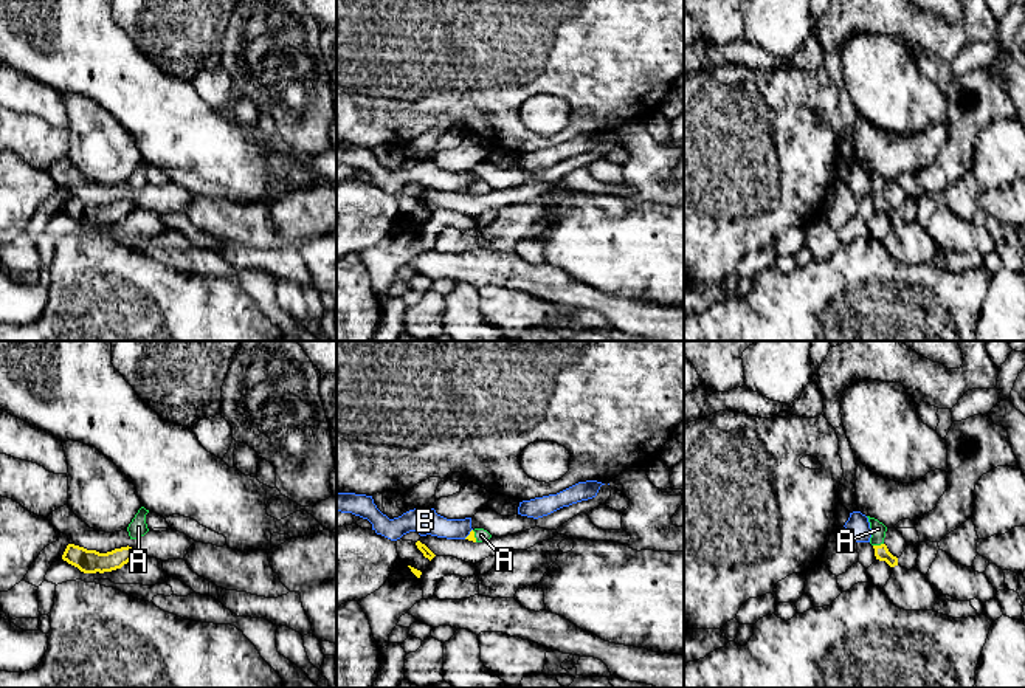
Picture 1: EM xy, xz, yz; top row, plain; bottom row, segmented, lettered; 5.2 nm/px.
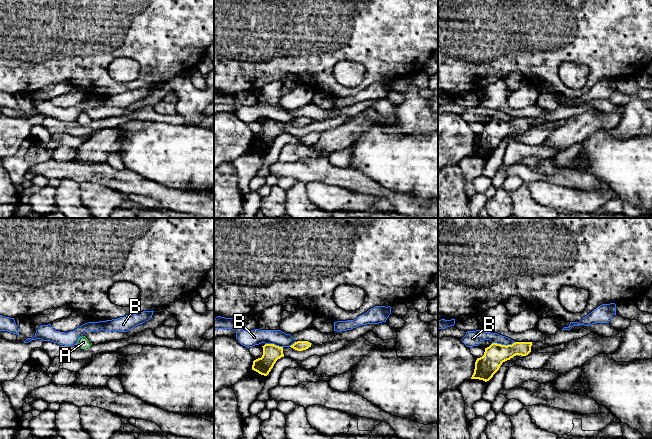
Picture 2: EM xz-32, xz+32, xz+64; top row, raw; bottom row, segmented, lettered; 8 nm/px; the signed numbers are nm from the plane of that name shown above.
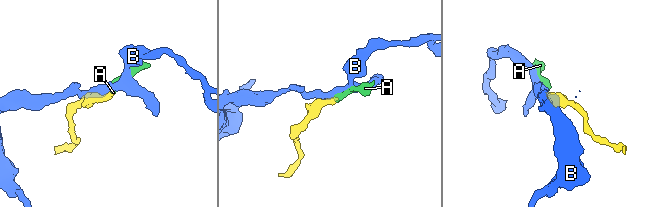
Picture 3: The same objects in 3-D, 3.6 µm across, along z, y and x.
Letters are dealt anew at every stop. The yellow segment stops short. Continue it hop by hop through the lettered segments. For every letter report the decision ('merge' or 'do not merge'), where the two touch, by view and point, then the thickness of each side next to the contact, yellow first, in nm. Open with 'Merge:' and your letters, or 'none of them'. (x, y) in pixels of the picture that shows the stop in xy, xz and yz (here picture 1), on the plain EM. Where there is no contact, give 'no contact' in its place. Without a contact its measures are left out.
Merge: A
A: merge | yz (878, 199) | 80/80 nm
B: do not merge | xz (470, 186) | 40/140 nm

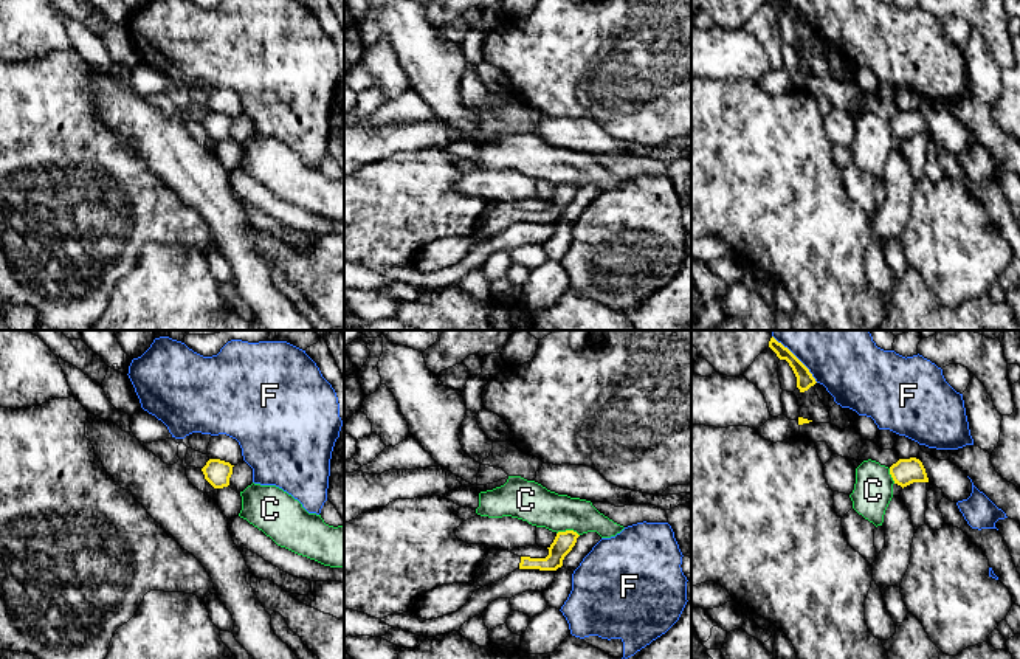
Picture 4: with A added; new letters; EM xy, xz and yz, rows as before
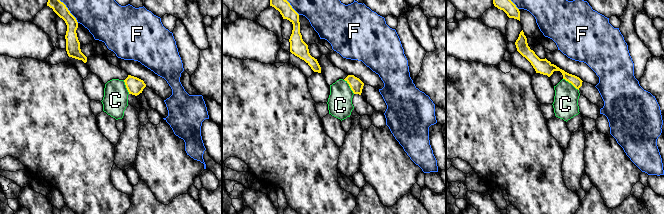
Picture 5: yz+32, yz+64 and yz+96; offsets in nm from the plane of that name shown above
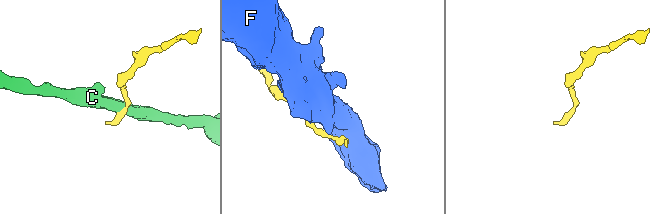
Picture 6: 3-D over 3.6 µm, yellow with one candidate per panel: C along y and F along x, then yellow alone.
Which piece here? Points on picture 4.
Merge: none of them
C: do not merge | xz (568, 183) | 110/200 nm
F: do not merge | yz (803, 17) | 90/280 nm

